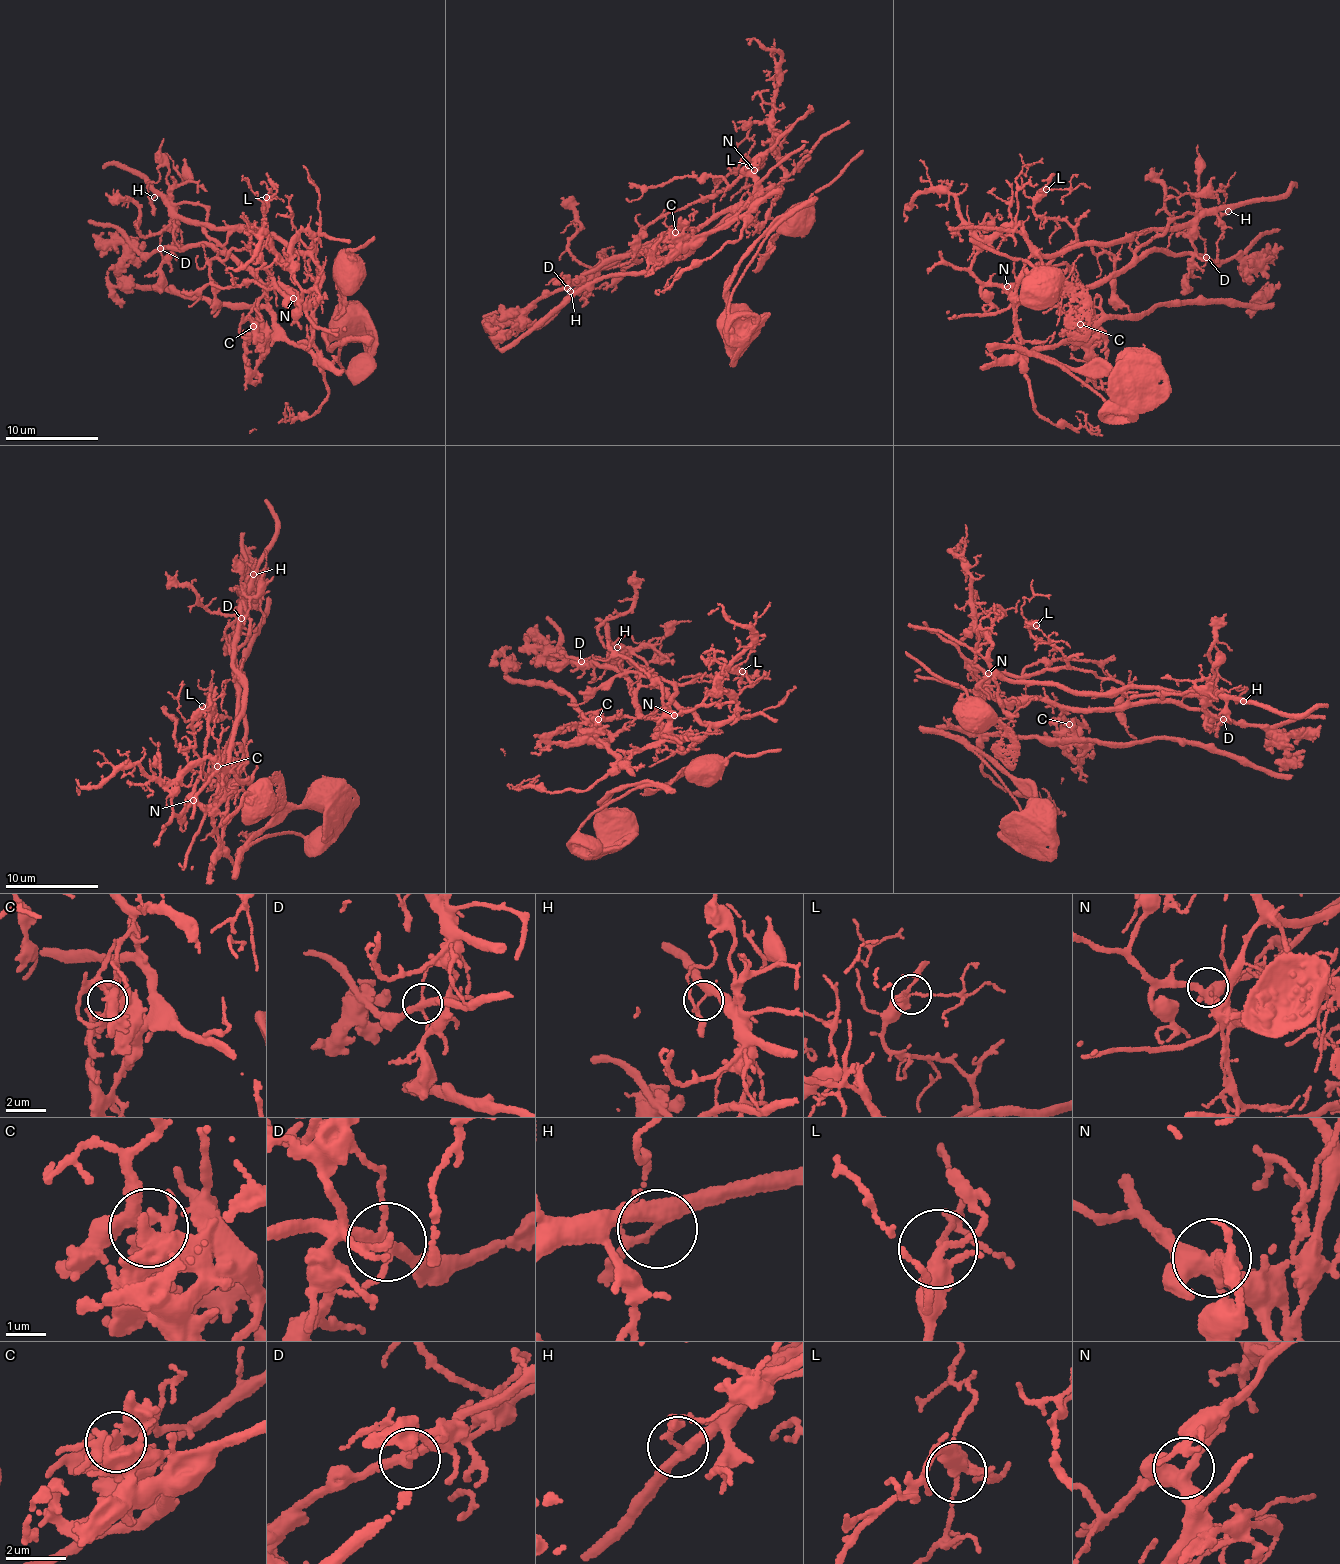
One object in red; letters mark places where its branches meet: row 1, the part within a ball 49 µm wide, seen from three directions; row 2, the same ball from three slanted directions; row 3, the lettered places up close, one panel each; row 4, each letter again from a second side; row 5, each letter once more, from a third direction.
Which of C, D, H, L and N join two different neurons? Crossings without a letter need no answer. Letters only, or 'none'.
C, D

